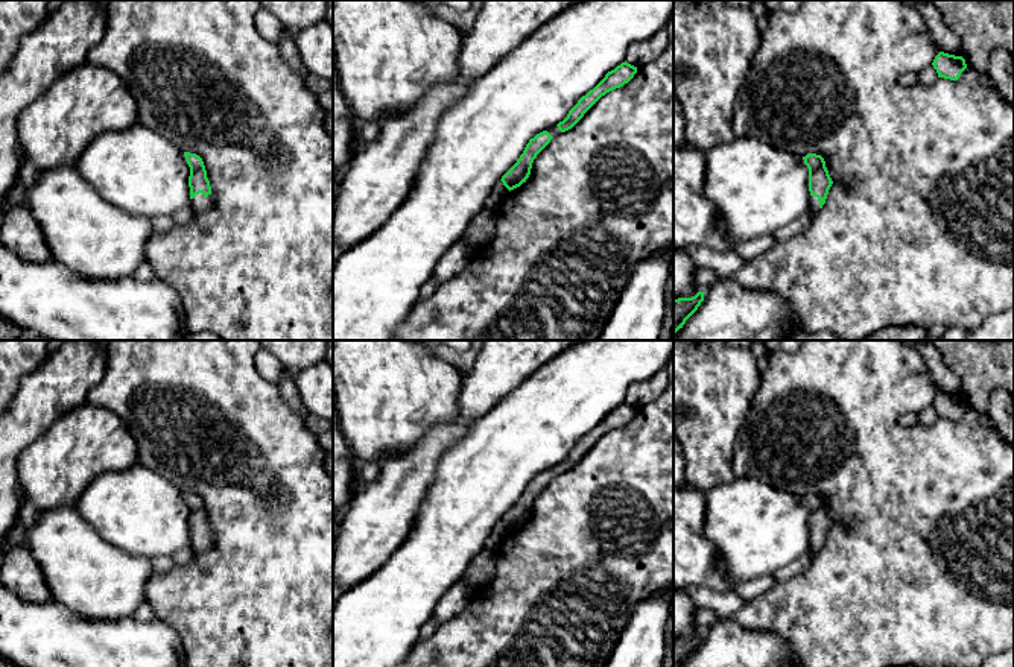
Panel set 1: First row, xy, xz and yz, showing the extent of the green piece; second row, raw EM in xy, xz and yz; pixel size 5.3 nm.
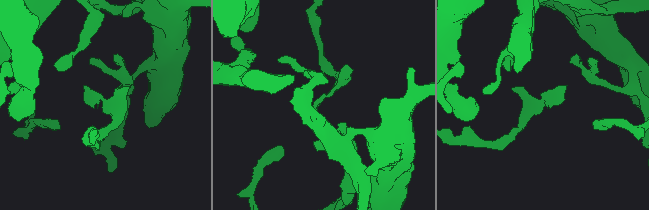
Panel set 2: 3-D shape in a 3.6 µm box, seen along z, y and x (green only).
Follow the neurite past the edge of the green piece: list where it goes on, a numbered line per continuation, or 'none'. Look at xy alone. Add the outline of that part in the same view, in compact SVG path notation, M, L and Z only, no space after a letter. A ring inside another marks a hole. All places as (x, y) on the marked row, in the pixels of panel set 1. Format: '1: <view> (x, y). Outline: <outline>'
1: xy (199, 204). Outline: M199 193L196 194L192 202L190 202L190 210L195 213L195 214L199 214L199 213L205 213L208 211L210 208L213 207L213 196L208 194L207 198Z

